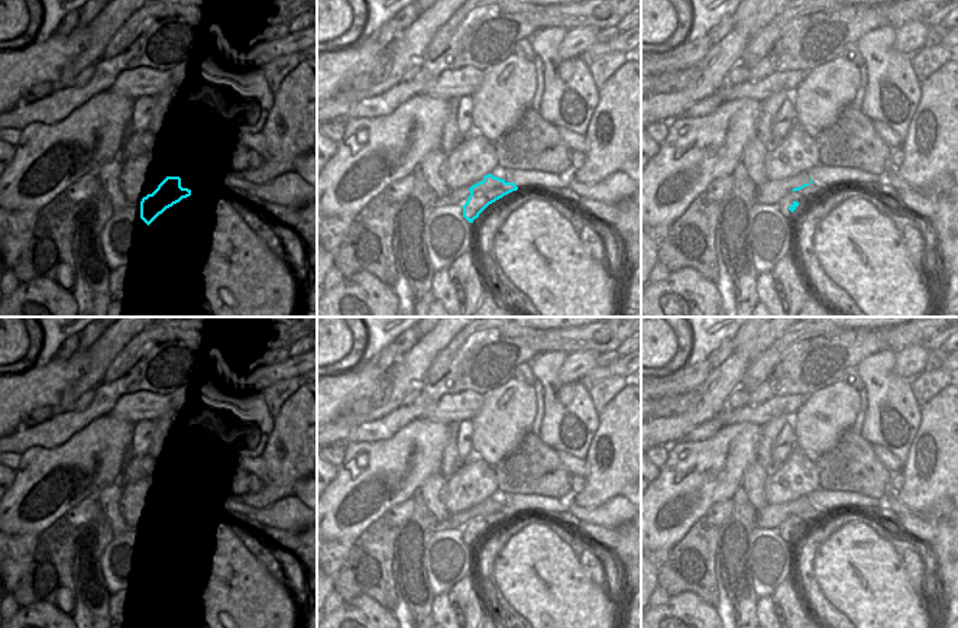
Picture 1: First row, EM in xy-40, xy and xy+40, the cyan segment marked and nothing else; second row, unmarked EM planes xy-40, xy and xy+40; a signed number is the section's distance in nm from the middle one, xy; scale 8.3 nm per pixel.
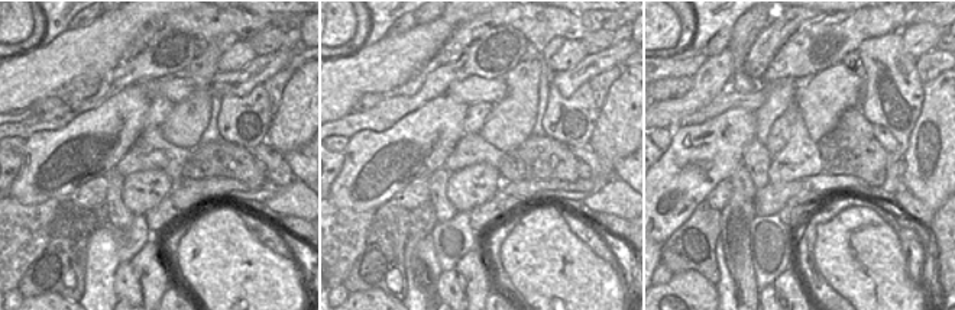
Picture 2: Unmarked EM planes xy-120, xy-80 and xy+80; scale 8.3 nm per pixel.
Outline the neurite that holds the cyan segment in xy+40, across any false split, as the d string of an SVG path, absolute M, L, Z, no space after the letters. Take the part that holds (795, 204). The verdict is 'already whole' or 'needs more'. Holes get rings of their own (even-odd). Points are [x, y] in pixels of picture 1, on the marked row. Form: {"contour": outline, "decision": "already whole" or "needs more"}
{"contour": "M810 178L810 182L809 184L803 184L802 187L797 187L797 188L793 188L786 197L783 197L777 205L779 205L779 210L780 213L784 216L784 217L789 217L792 218L793 216L793 211L796 210L796 207L806 198L812 198L815 197L816 194L819 194L822 190L819 187L816 187L813 182L812 182L812 178Z", "decision": "needs more"}

